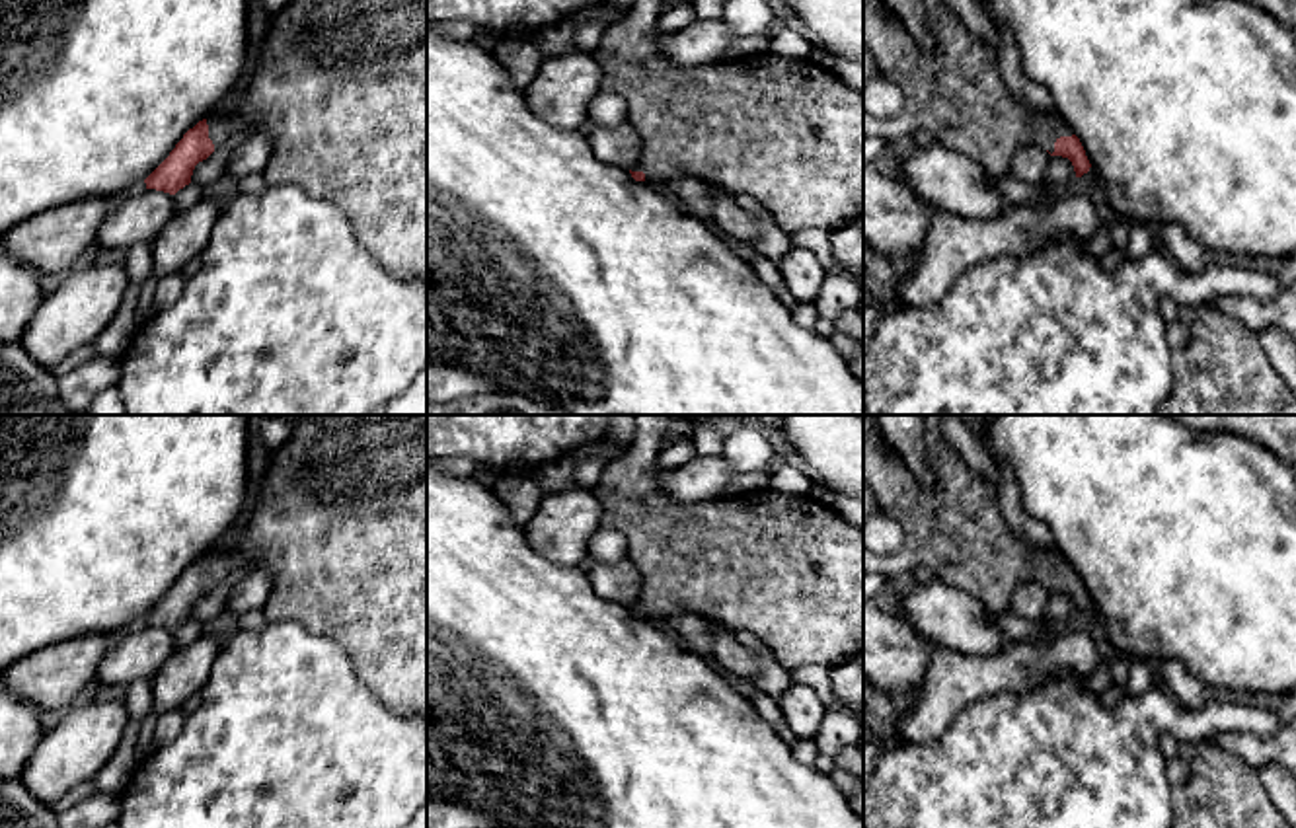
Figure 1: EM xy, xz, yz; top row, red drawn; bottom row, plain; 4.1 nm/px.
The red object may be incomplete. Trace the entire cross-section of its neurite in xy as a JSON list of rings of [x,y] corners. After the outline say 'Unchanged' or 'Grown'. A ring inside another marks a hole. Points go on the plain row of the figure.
[[[306,415],[292,421],[240,544],[212,549],[189,565],[144,616],[146,625],[175,631],[191,620],[199,598],[244,565],[273,577],[263,606],[269,621],[296,620],[335,639],[378,699],[400,713],[427,713],[427,415]]]. Grown

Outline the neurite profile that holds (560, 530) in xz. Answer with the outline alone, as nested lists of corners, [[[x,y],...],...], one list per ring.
[[[569,487],[546,493],[526,524],[528,544],[548,561],[579,565],[589,540],[600,528],[602,503],[592,489]]]

